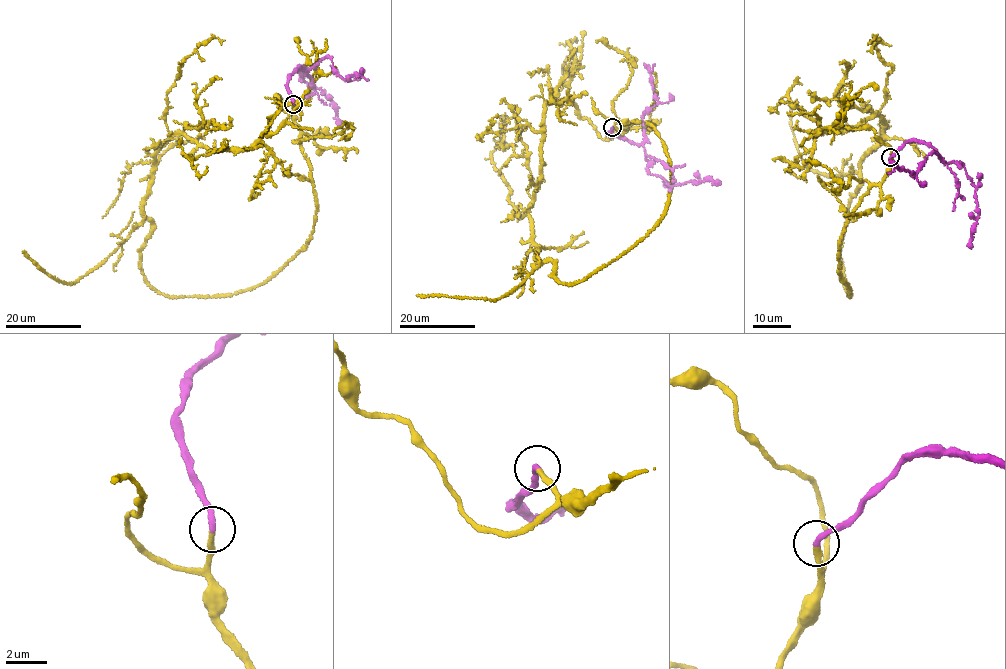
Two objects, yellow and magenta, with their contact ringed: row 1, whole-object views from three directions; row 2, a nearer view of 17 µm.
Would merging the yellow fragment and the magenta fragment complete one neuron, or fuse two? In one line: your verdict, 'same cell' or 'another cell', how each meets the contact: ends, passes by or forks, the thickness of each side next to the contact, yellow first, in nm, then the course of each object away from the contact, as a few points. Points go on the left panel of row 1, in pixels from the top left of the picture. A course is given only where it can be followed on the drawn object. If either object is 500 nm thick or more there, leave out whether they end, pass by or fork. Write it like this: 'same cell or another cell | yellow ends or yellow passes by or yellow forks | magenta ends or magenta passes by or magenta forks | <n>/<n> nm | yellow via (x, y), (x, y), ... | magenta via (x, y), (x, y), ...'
same cell | yellow ends | magenta ends | 280/280 nm | yellow via (293, 105), (316, 213), (306, 247), (268, 279), (161, 294), (141, 272), (148, 220), (73, 282), (22, 250) | magenta via (293, 104), (286, 87), (298, 68), (308, 71), (301, 67), (296, 69), (302, 80), (321, 90), (339, 124)

